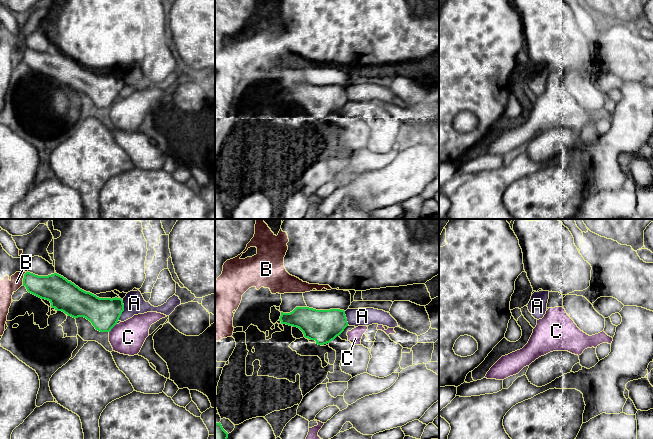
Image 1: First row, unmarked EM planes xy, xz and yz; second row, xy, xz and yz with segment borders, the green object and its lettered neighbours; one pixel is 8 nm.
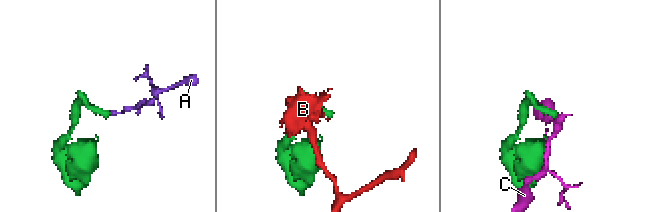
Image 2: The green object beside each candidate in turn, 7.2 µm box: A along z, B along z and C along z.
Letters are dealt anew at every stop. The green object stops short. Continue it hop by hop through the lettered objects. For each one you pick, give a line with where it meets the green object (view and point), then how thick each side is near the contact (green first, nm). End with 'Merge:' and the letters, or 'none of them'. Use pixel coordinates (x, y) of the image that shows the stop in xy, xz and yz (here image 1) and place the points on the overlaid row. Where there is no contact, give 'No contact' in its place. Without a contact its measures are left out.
Merge: none of them

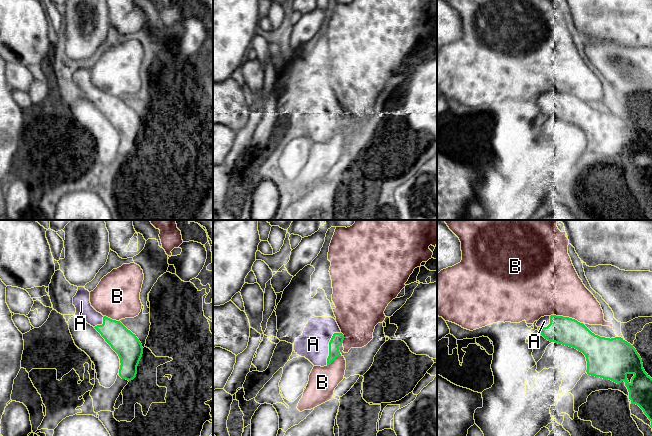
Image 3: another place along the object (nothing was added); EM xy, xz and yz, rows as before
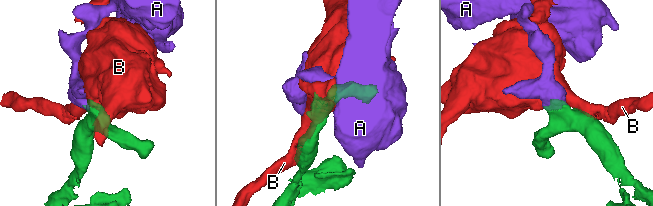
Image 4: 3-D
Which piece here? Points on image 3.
A: Touches green at xz (329, 346). Thickness 100 nm (green) against 240 nm
Merge: A

